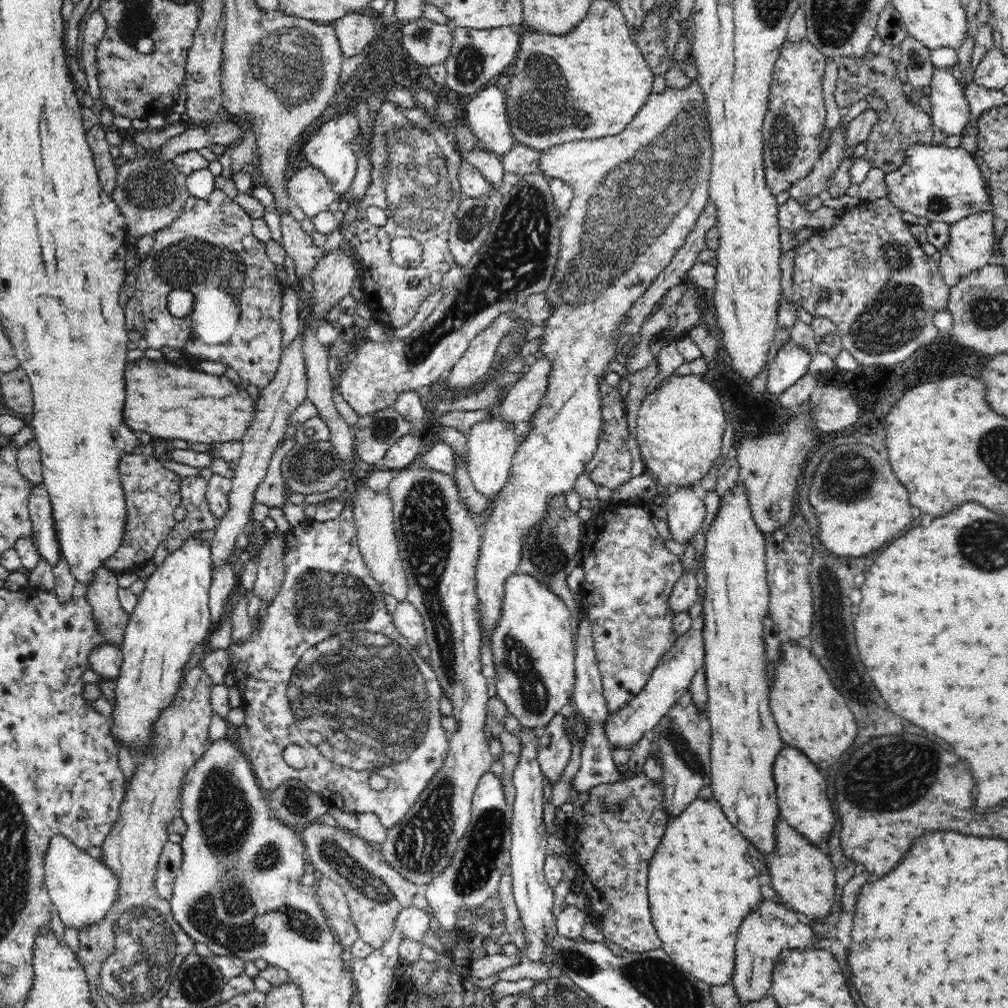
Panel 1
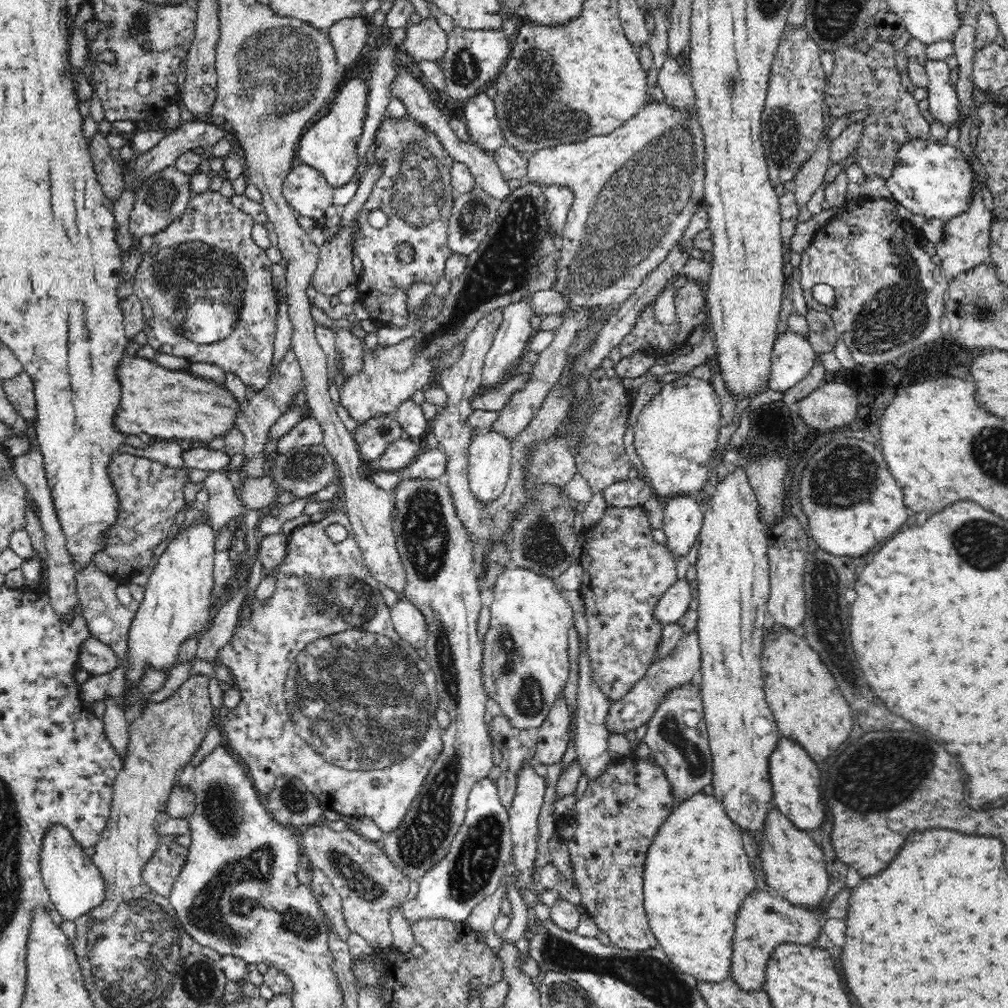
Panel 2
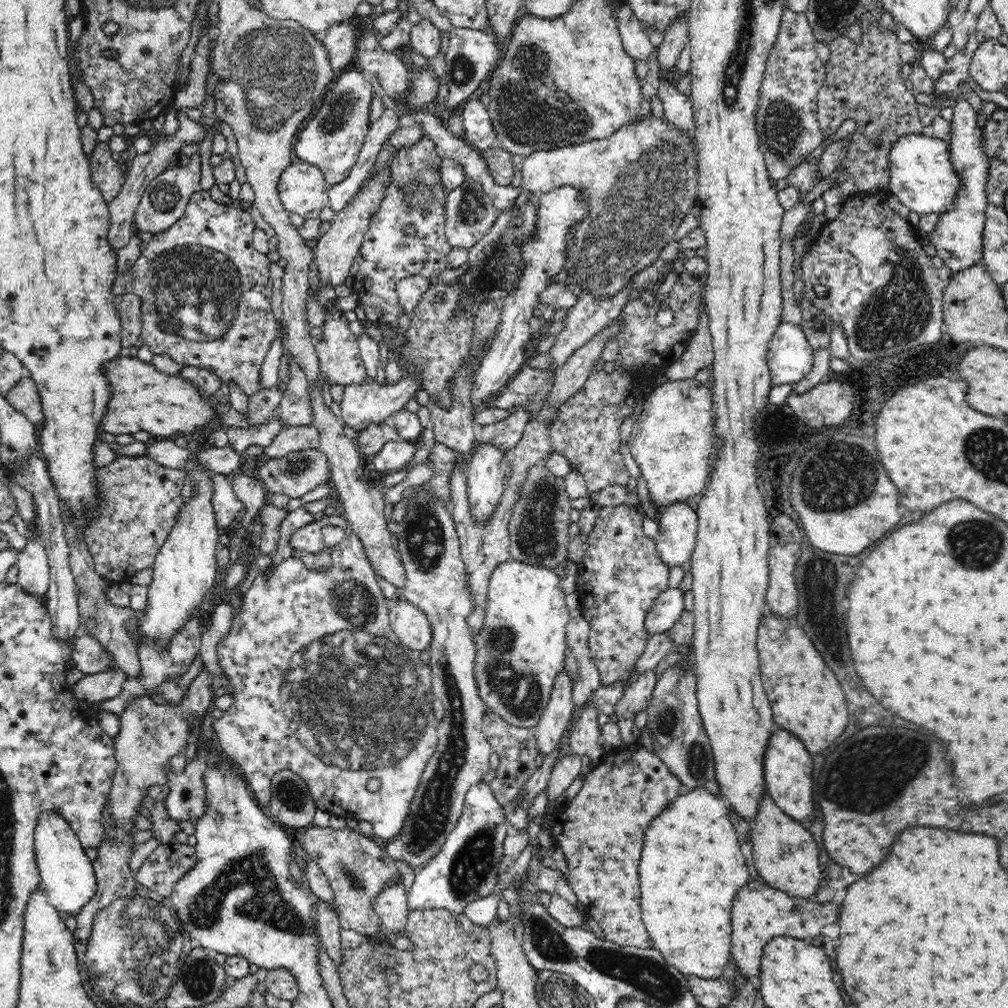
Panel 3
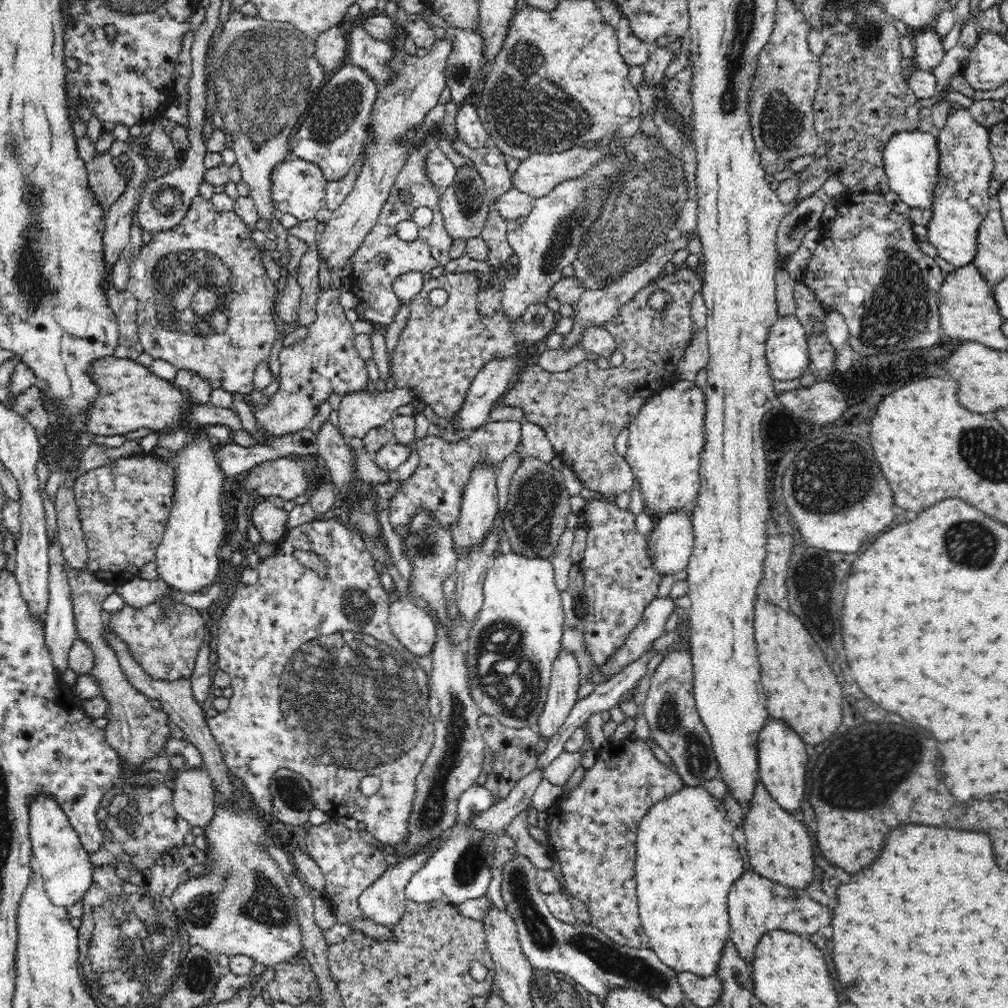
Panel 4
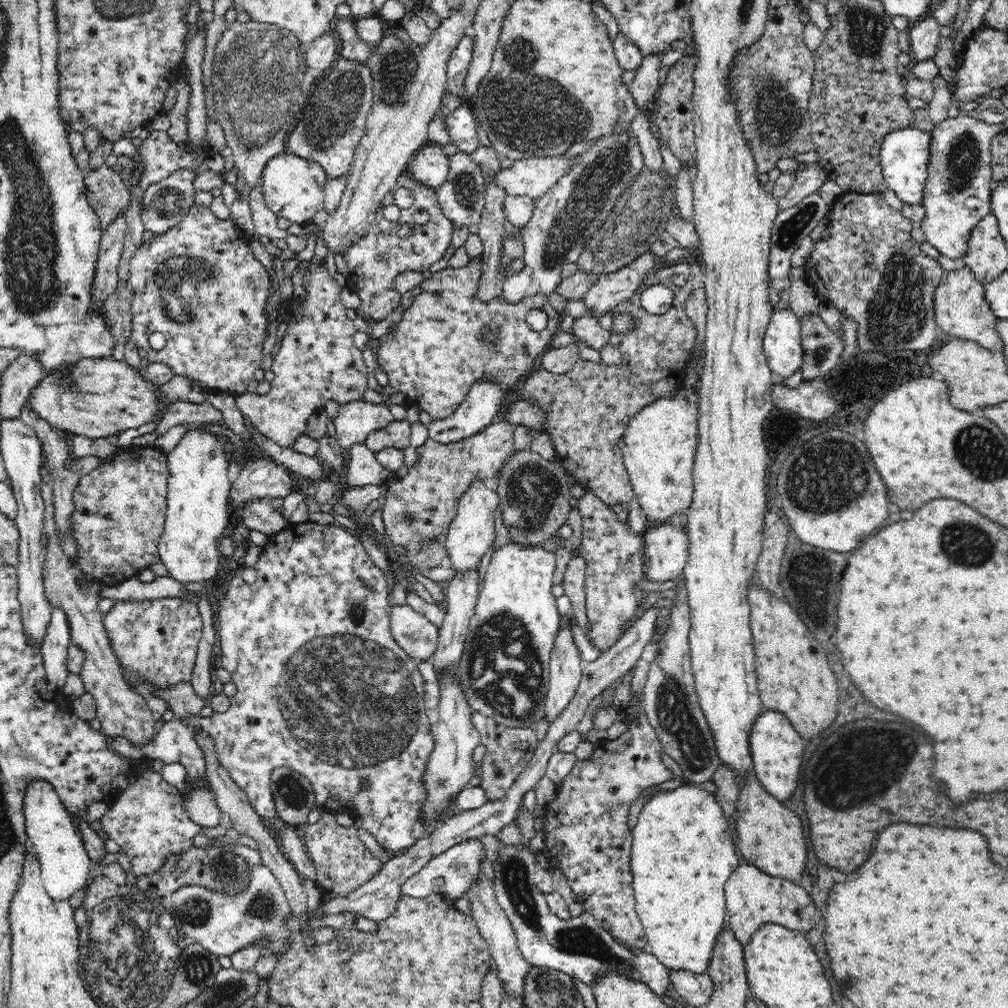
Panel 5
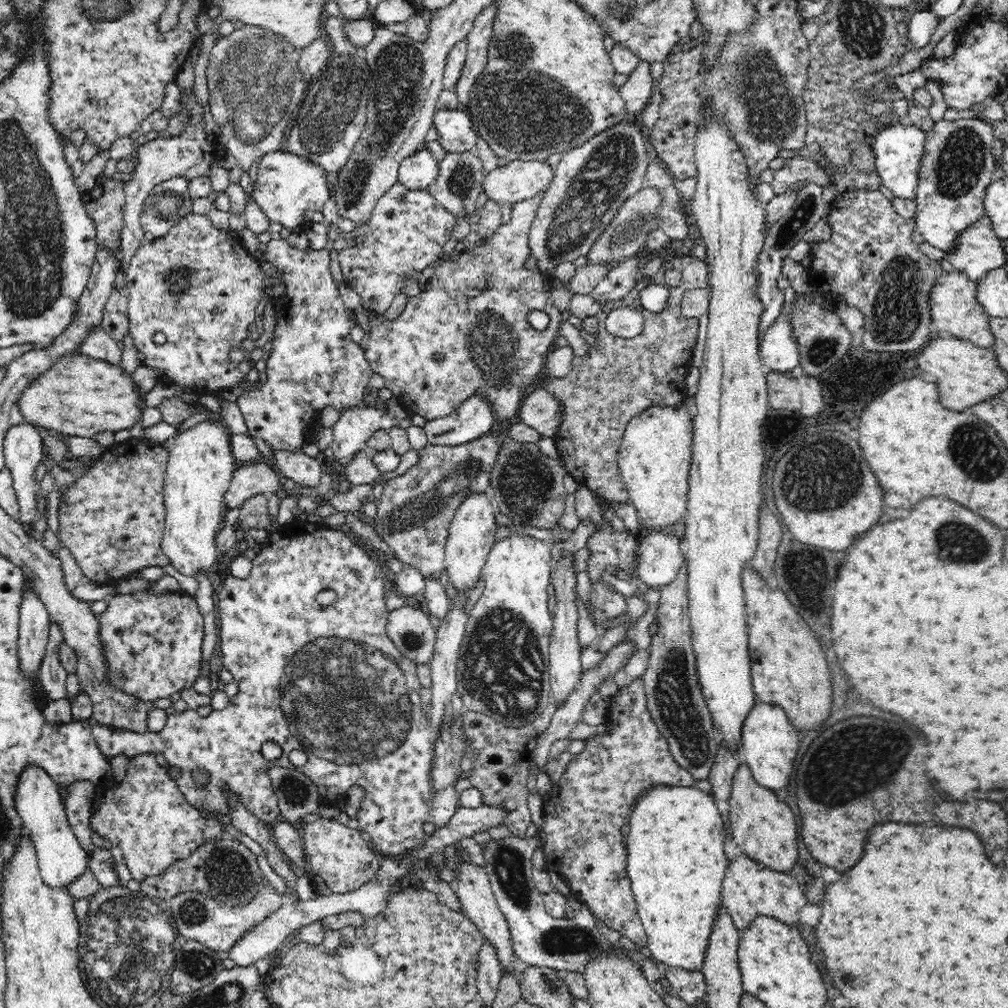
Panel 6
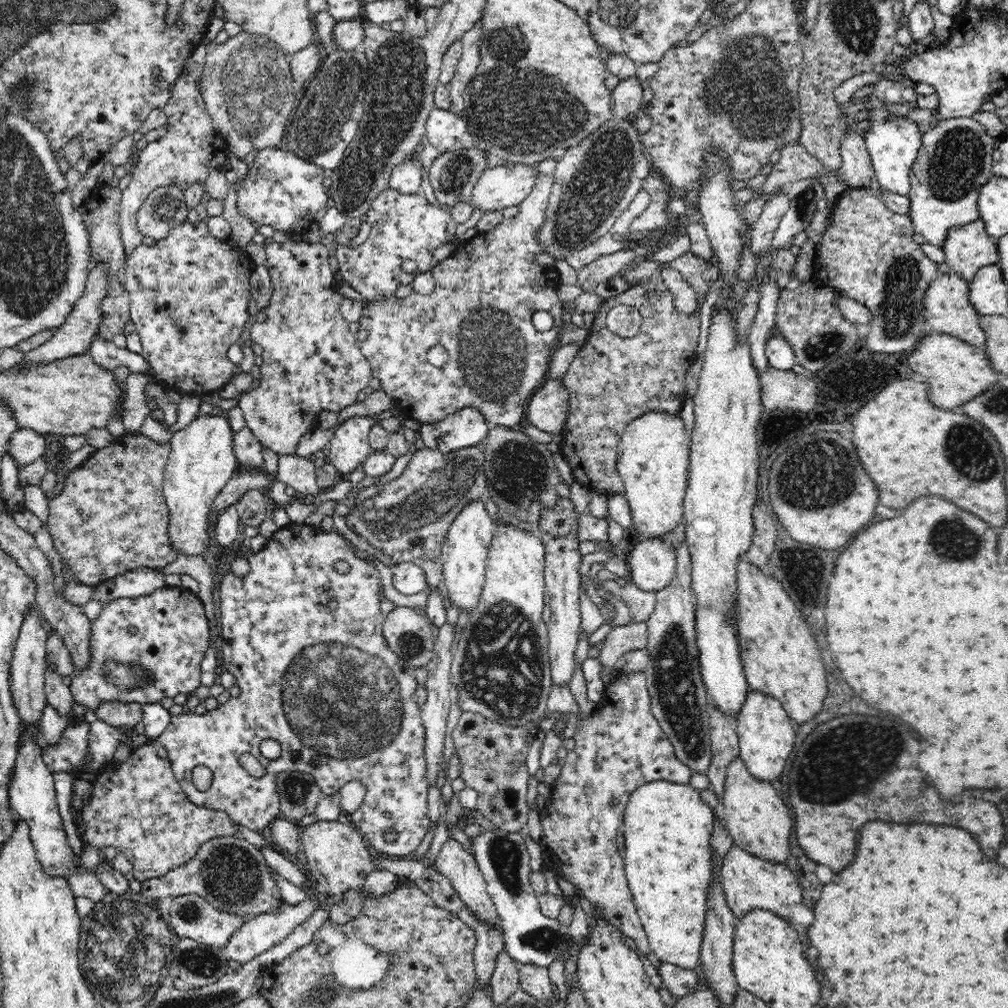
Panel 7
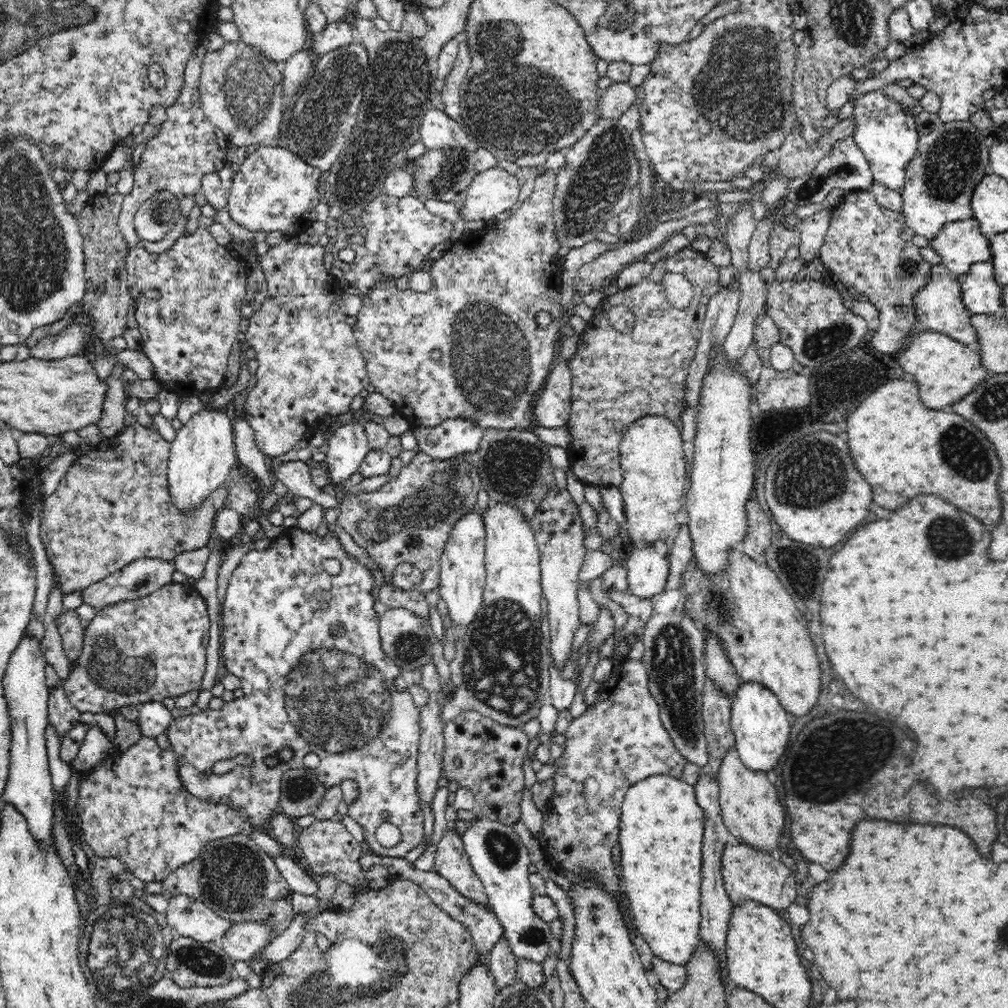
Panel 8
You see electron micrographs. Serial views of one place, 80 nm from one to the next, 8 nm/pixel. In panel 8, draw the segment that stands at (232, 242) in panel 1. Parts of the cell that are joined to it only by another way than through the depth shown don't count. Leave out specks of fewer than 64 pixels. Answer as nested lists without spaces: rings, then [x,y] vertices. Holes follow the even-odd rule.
[[[198,227],[192,234],[182,234],[178,237],[172,247],[161,254],[156,254],[148,252],[144,247],[134,247],[128,253],[125,260],[126,270],[128,274],[128,285],[129,292],[132,297],[132,301],[136,302],[136,312],[134,312],[134,317],[138,322],[137,328],[142,335],[142,345],[140,351],[152,362],[154,367],[154,379],[159,382],[161,387],[165,390],[173,392],[179,396],[187,394],[201,394],[202,392],[215,391],[224,382],[224,375],[226,370],[228,370],[228,358],[230,356],[230,351],[232,350],[232,345],[237,342],[242,333],[240,332],[240,322],[243,318],[242,315],[242,302],[246,296],[246,285],[249,274],[248,261],[242,254],[230,254],[230,251],[226,249],[225,245],[221,245],[212,236],[209,227]],[[156,290],[160,293],[158,300],[149,300],[148,297],[143,296],[145,291]]]

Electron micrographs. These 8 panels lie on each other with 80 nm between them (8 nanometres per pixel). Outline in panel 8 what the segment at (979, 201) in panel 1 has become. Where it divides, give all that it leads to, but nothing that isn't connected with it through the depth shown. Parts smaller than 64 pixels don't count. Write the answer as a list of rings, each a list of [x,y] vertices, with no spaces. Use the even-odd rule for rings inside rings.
[[[880,89],[858,95],[858,100],[854,102],[854,118],[856,130],[853,142],[864,153],[875,182],[900,192],[904,186],[904,168],[916,154],[919,142],[915,118],[904,114],[904,106],[886,98]]]

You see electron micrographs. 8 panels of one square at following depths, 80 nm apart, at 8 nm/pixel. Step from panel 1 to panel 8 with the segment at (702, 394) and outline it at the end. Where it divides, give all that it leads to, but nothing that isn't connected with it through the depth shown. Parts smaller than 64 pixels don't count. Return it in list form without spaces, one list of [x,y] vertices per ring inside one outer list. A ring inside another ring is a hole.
[[[646,417],[632,422],[619,444],[623,472],[620,492],[628,518],[627,532],[634,542],[666,540],[679,527],[686,480],[686,455],[680,434],[681,430],[668,418]]]

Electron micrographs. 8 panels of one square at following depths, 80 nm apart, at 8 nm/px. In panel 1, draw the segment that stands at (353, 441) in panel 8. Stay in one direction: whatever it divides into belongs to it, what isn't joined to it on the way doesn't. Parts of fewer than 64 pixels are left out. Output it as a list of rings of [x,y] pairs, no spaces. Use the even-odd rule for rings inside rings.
[[[541,172],[520,176],[518,182],[509,191],[499,195],[488,236],[484,244],[480,246],[480,250],[477,250],[476,254],[470,258],[470,262],[462,268],[463,278],[460,285],[442,298],[440,304],[422,326],[404,340],[390,342],[382,339],[371,342],[365,339],[355,347],[356,357],[340,375],[339,390],[357,415],[363,417],[366,414],[392,408],[402,392],[414,391],[422,386],[432,386],[439,378],[443,378],[452,370],[452,366],[469,350],[472,340],[480,330],[488,328],[498,319],[498,316],[516,312],[517,307],[525,305],[530,296],[548,290],[559,257],[562,222],[554,205],[549,178]]]

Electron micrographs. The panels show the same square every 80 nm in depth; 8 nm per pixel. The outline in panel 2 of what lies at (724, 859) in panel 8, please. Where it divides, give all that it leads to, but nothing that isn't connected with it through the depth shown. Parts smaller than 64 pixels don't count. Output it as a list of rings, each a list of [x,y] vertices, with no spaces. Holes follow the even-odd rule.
[[[754,888],[746,900],[742,900],[737,908],[735,932],[733,938],[733,955],[731,971],[732,980],[744,992],[756,992],[764,989],[765,966],[768,956],[782,942],[803,943],[811,945],[826,921],[830,918],[844,918],[844,910],[848,910],[848,894],[852,888],[841,890],[826,910],[810,907],[802,903],[792,903],[783,896],[770,890]]]

